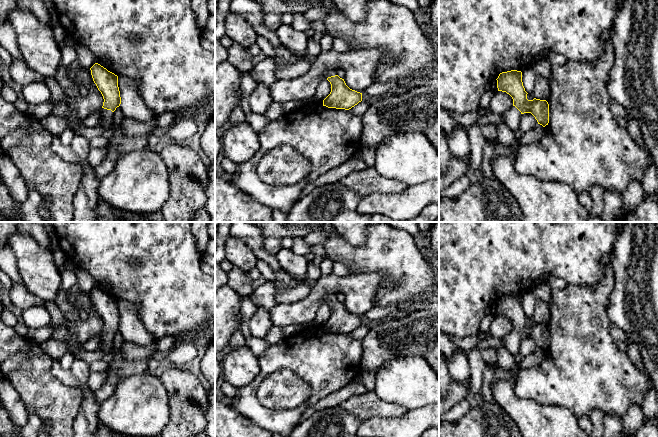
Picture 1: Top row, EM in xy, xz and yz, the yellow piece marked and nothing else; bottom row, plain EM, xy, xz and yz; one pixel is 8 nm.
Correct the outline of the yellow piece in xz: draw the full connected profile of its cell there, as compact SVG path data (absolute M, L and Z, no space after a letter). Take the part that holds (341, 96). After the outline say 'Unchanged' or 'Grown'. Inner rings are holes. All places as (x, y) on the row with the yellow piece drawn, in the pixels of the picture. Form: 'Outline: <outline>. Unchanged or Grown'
Outline: M336 69L327 70L325 78L331 84L331 92L323 100L323 106L349 110L362 101L362 93L350 89L344 79L337 75Z. Grown

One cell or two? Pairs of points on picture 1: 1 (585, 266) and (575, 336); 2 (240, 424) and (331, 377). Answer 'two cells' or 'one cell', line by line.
1: two cells
2: two cells

